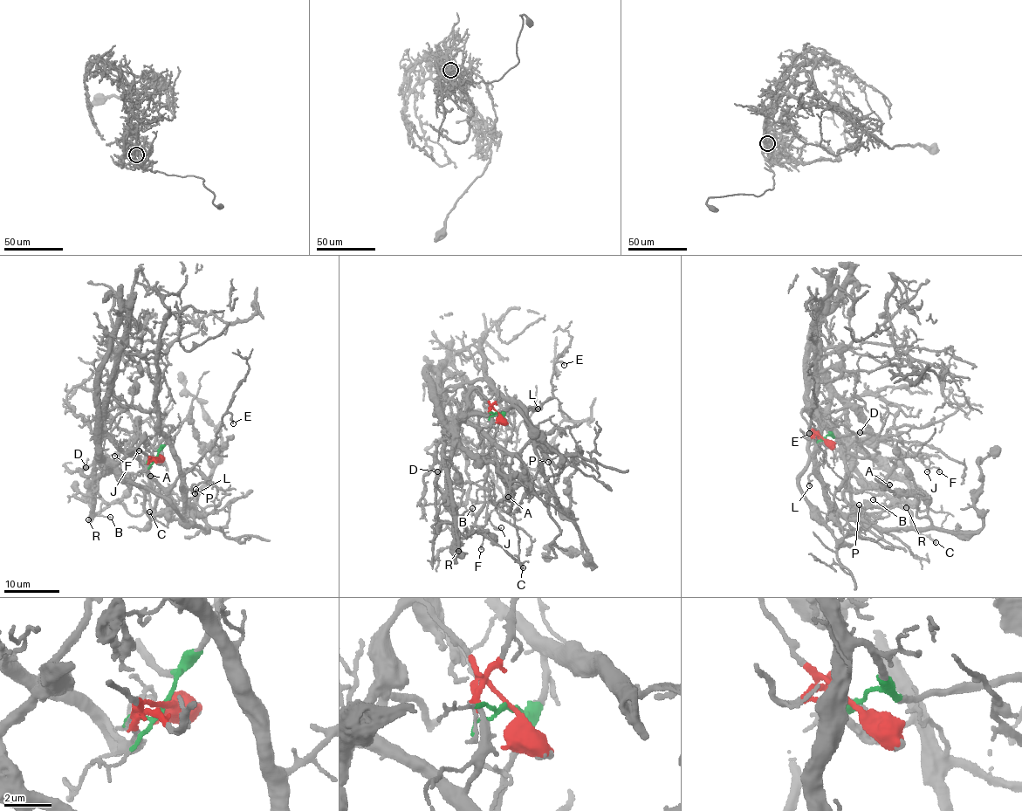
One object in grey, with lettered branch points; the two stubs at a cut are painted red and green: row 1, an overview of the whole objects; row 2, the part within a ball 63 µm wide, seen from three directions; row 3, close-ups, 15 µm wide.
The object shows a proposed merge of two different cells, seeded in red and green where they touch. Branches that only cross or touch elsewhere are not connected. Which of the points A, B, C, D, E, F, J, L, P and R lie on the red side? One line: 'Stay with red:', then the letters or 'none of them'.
Stay with red: A, B, C, D, R

